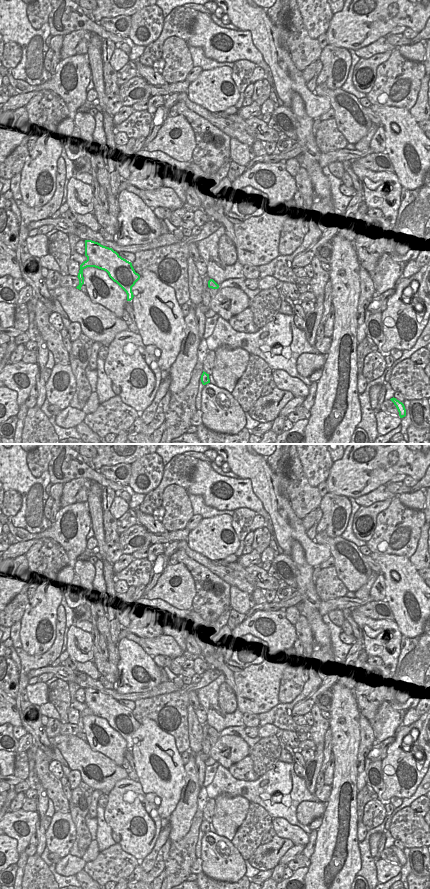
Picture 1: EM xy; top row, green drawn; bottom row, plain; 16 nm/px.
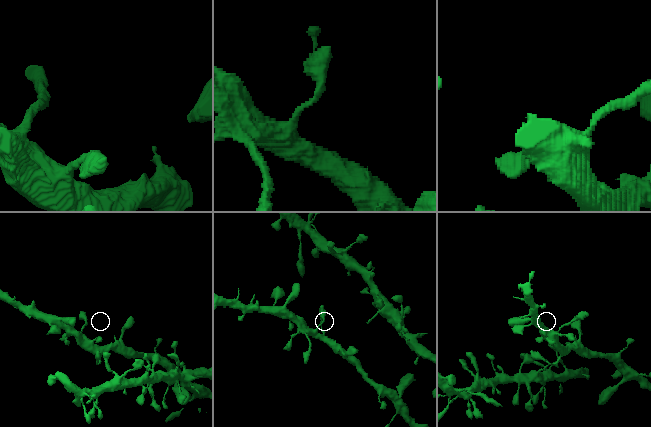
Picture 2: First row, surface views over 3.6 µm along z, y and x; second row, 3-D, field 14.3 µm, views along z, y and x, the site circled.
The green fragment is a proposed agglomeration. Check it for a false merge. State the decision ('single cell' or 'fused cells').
single cell

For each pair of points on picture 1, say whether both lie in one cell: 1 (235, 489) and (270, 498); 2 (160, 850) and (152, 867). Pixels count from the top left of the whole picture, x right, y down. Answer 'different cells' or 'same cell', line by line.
1: different cells
2: same cell

